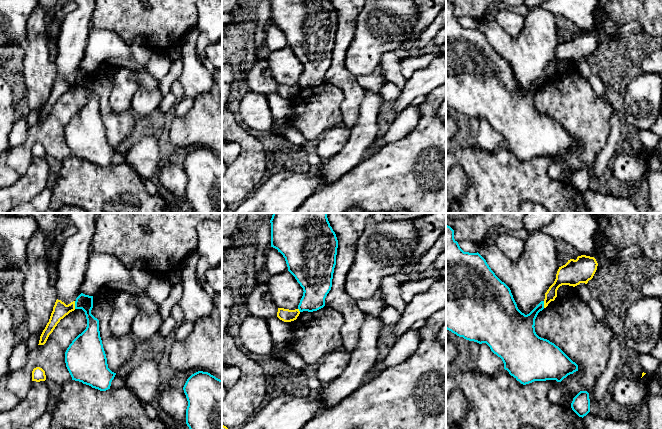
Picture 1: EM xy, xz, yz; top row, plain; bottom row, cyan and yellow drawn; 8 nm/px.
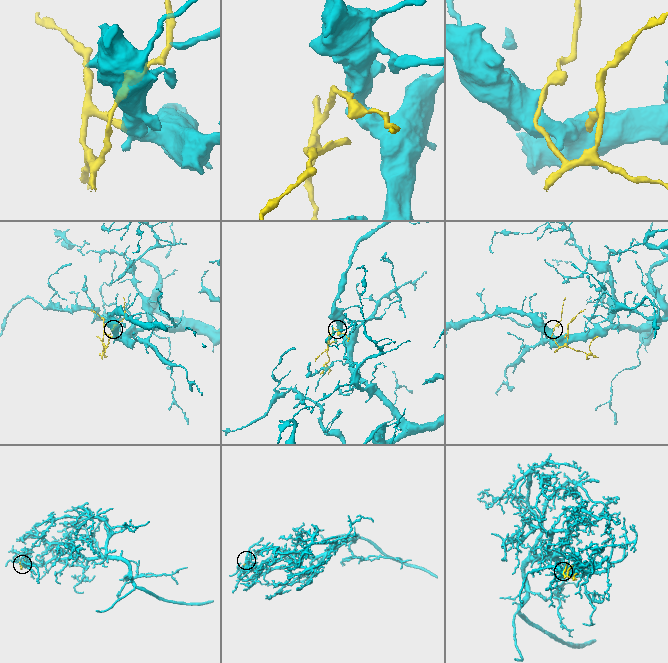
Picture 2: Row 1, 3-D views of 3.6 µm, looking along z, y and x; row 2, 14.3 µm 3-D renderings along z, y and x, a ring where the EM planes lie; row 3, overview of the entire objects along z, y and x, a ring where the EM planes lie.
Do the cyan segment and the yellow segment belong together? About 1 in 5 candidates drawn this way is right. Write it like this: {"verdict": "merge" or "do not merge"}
{"verdict": "do not merge"}

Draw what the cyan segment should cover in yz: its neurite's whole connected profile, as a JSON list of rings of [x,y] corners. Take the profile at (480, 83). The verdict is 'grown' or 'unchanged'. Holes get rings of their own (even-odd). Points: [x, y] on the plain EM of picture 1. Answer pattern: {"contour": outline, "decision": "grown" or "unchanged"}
{"contour": [[[446,1],[447,106],[469,117],[486,119],[491,127],[502,135],[504,145],[523,161],[546,156],[561,158],[568,151],[578,147],[578,141],[554,119],[536,110],[535,95],[543,85],[544,77],[541,77],[529,90],[522,89],[517,83],[510,64],[495,51],[486,36],[478,28],[464,28],[454,15],[454,6]]], "decision": "unchanged"}

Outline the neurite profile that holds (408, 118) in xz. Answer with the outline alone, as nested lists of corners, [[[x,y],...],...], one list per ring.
[[[410,105],[398,114],[391,123],[388,131],[382,138],[378,138],[368,149],[365,158],[378,152],[378,150],[391,142],[397,141],[406,136],[414,128],[419,120],[420,113],[418,106]]]

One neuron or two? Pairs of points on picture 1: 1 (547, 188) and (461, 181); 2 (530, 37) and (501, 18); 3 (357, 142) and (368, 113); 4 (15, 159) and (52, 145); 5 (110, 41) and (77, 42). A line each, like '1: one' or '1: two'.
1: two
2: two
3: one
4: one
5: two

